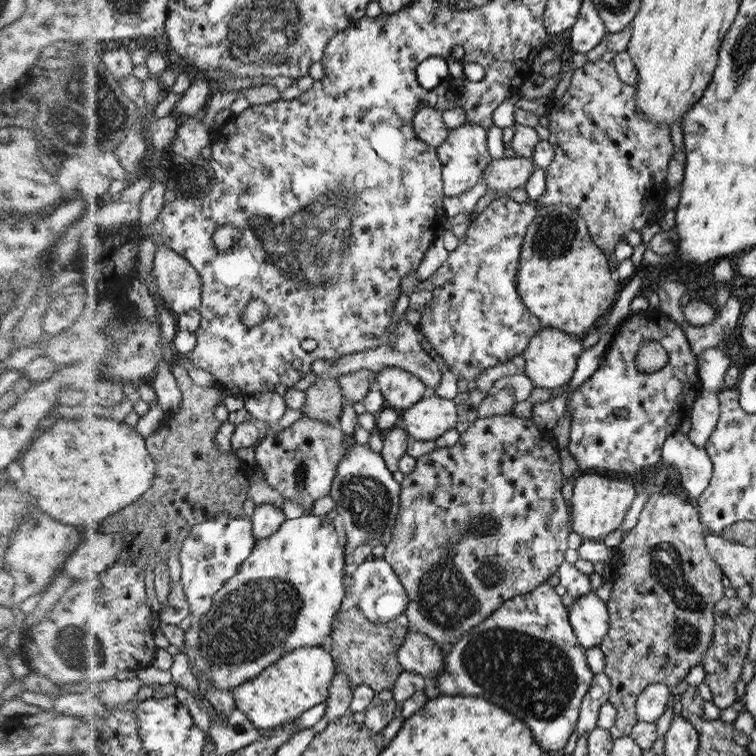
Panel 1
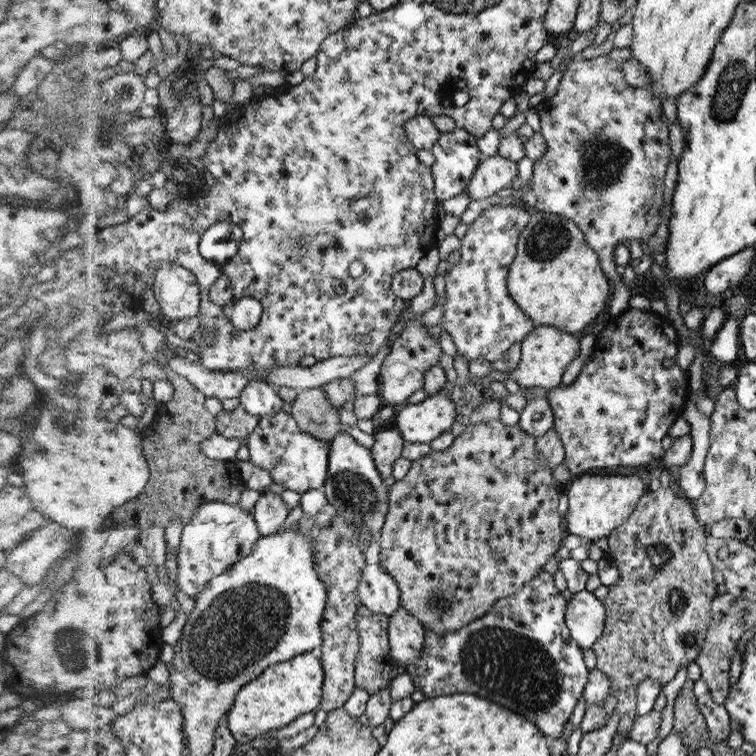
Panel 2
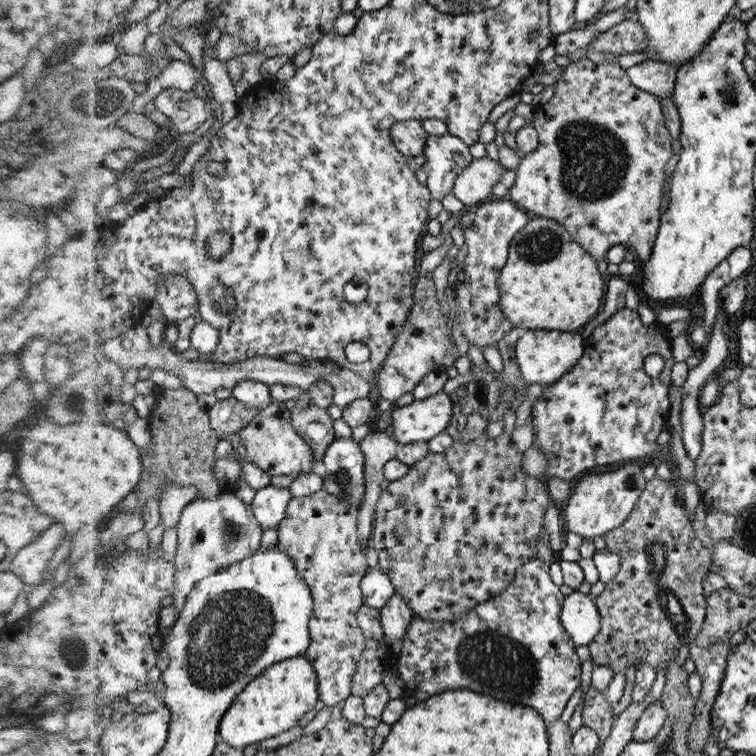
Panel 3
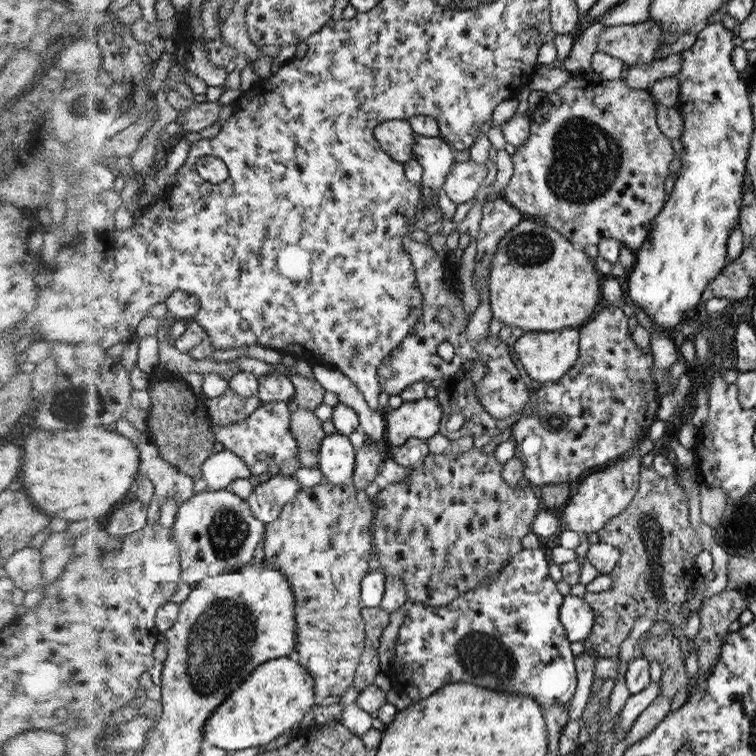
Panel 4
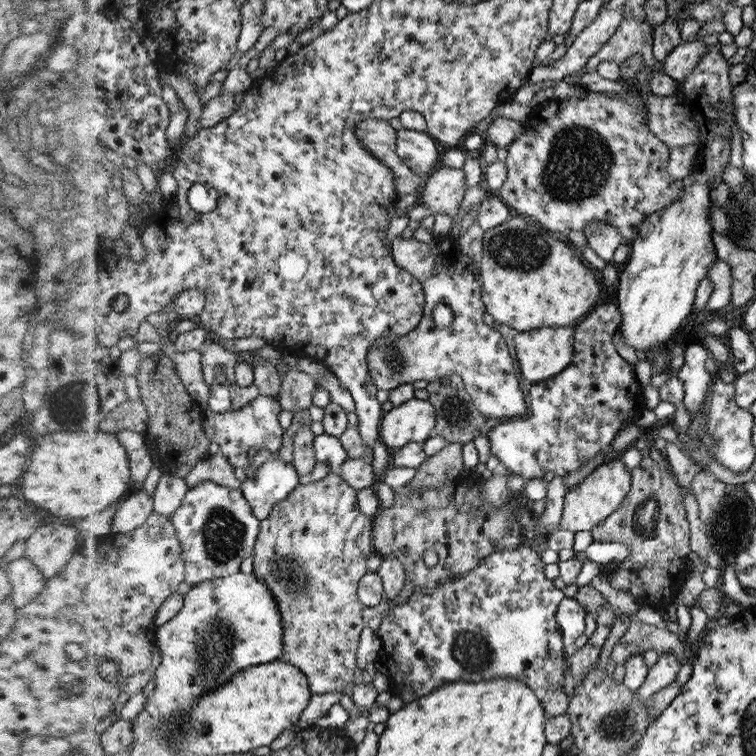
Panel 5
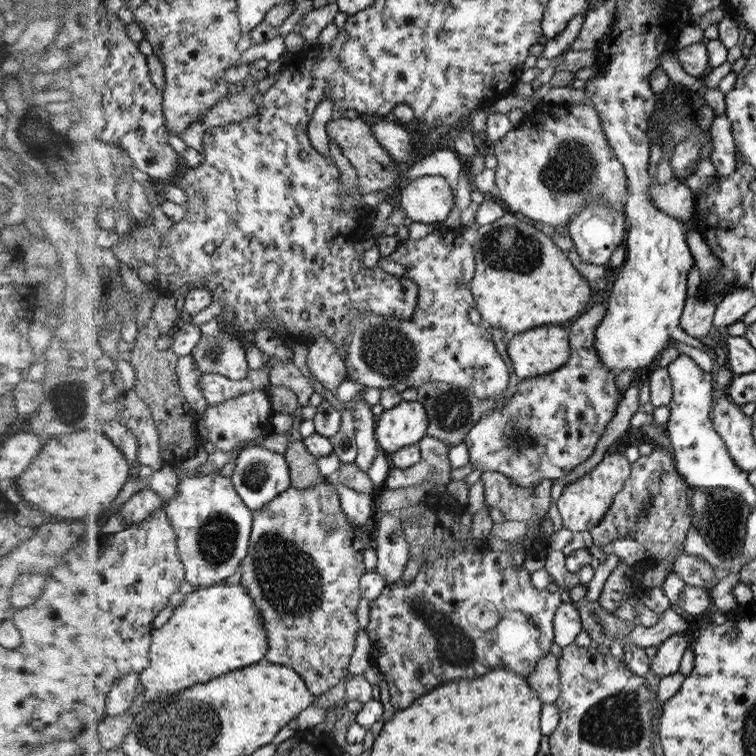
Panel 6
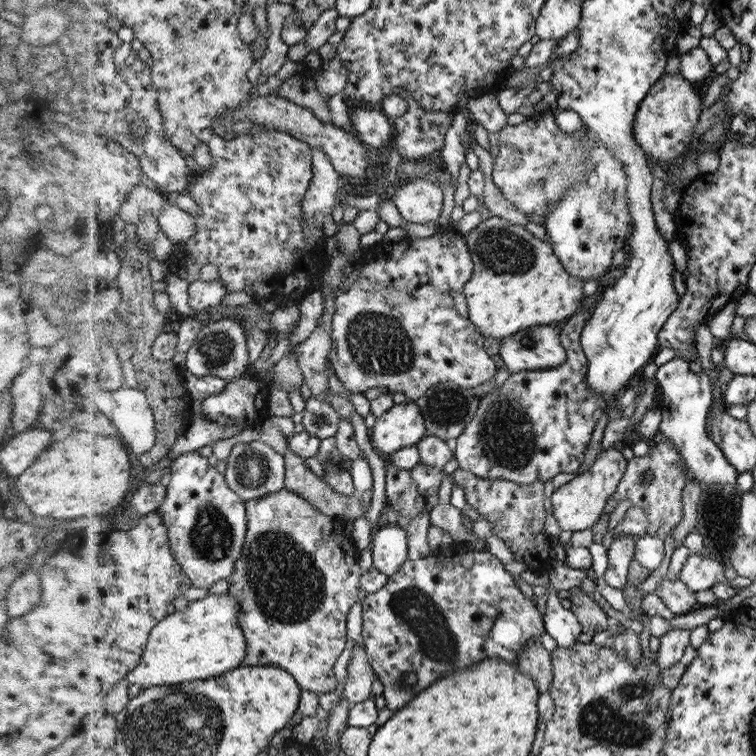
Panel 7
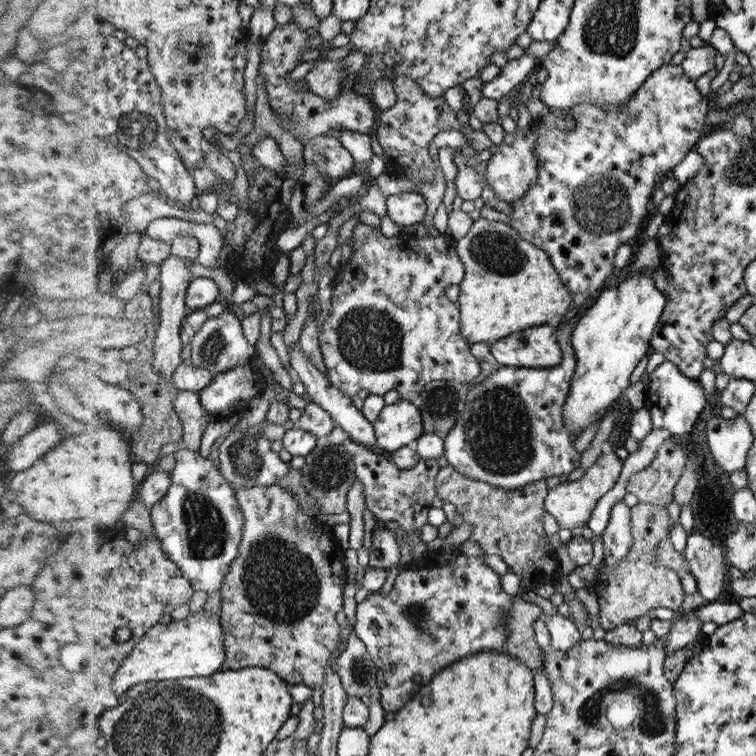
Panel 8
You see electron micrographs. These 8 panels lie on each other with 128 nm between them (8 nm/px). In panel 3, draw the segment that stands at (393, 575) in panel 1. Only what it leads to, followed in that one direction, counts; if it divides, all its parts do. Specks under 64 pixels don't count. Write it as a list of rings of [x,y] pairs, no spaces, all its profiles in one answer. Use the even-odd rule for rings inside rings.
[[[376,566],[365,574],[361,581],[361,592],[364,594],[364,606],[380,610],[389,603],[396,590],[392,578]]]

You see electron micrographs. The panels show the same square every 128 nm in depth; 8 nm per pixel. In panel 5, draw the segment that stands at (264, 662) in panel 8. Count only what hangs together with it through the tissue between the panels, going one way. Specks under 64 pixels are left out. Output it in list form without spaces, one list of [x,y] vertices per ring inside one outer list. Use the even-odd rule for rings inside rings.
[[[332,473],[325,480],[306,482],[280,504],[262,524],[255,550],[254,570],[275,593],[286,629],[286,652],[281,658],[298,665],[310,679],[313,694],[342,692],[356,670],[356,648],[364,628],[362,609],[357,596],[360,581],[368,573],[366,562],[372,552],[372,518],[360,511],[358,491],[350,487],[340,474]]]

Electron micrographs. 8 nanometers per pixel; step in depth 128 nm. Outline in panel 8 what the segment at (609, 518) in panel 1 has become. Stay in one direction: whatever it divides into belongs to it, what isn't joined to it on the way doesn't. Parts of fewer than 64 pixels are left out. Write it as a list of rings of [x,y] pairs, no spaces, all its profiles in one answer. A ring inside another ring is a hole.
[[[605,448],[602,454],[598,456],[598,460],[585,471],[580,480],[567,481],[564,484],[560,483],[556,488],[553,488],[553,491],[546,496],[546,512],[556,519],[560,529],[572,530],[587,526],[586,522],[590,520],[590,514],[592,514],[594,506],[598,504],[598,500],[609,490],[612,490],[616,482],[618,482],[622,467],[623,461],[618,457],[617,452]]]

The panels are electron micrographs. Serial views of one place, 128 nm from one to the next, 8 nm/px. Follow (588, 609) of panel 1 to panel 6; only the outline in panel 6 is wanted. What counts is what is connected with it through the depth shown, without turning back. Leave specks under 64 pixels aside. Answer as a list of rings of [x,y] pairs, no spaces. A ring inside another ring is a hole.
[[[562,602],[557,608],[556,618],[553,620],[554,642],[561,648],[574,643],[576,636],[583,630],[580,613],[574,602]]]

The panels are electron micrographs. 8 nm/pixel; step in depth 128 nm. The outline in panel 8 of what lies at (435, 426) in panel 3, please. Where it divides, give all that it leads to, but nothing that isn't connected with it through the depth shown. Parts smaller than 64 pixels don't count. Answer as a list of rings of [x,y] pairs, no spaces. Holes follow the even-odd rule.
[[[402,398],[385,405],[372,426],[377,438],[377,450],[388,456],[404,446],[412,446],[412,442],[424,434],[417,402]]]

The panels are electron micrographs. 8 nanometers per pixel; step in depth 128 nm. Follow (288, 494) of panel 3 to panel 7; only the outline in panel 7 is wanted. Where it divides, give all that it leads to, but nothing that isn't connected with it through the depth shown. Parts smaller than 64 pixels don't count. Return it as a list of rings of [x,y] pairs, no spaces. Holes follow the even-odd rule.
[[[260,440],[252,441],[250,444],[239,443],[232,449],[228,460],[226,479],[230,487],[247,502],[287,488],[287,459],[273,445]]]

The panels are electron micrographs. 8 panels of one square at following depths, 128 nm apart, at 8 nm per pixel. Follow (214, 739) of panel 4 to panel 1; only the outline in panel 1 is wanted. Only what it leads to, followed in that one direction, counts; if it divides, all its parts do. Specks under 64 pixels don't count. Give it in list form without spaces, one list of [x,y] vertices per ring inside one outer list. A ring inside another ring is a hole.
[[[302,647],[282,657],[258,678],[252,679],[235,692],[236,704],[250,722],[260,730],[281,727],[296,721],[310,709],[326,703],[336,678],[333,653],[322,647]]]

